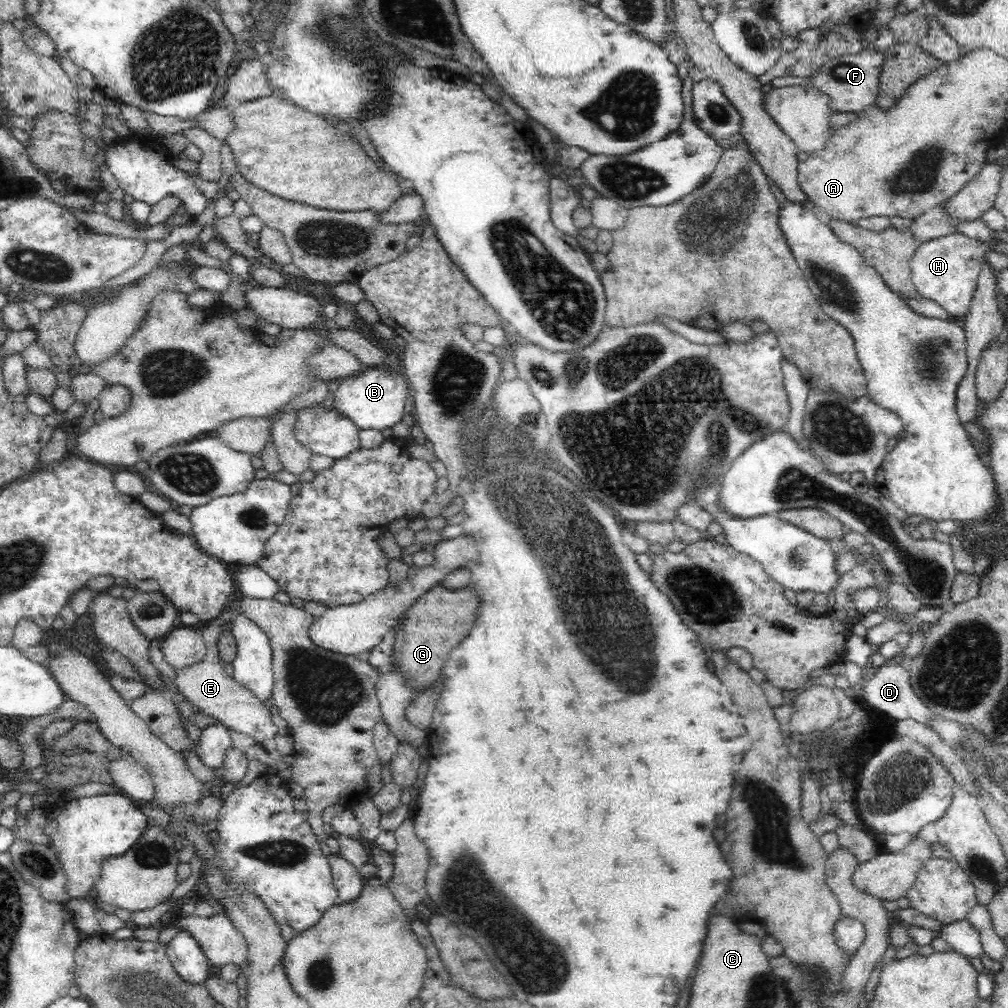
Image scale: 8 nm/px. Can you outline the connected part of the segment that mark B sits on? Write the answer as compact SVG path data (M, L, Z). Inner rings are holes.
M388 366L369 367L360 374L340 380L335 392L335 409L344 417L348 417L360 431L366 429L381 431L402 420L409 384L401 375L392 374L388 370Z

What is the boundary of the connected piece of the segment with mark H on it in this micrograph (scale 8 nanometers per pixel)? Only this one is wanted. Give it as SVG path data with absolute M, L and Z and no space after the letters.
M958 233L923 242L909 264L917 294L942 306L950 317L964 316L969 311L977 287L984 255L990 250L989 244Z

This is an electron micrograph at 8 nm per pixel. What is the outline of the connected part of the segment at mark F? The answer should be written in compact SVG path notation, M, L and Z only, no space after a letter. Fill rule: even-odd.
M884 50L860 51L857 54L844 54L826 62L818 72L814 73L810 85L820 93L830 97L830 108L835 113L859 113L862 109L875 104L880 90L880 76L886 64Z

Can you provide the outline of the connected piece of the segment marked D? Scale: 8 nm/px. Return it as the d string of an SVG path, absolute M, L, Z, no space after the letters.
M886 661L886 664L876 670L874 677L861 683L859 695L863 697L865 704L869 704L869 706L878 713L883 713L887 718L892 718L892 720L896 721L910 719L924 725L924 727L932 728L932 731L937 734L930 722L934 718L938 718L938 716L933 714L913 691L908 664L890 664L889 661Z

